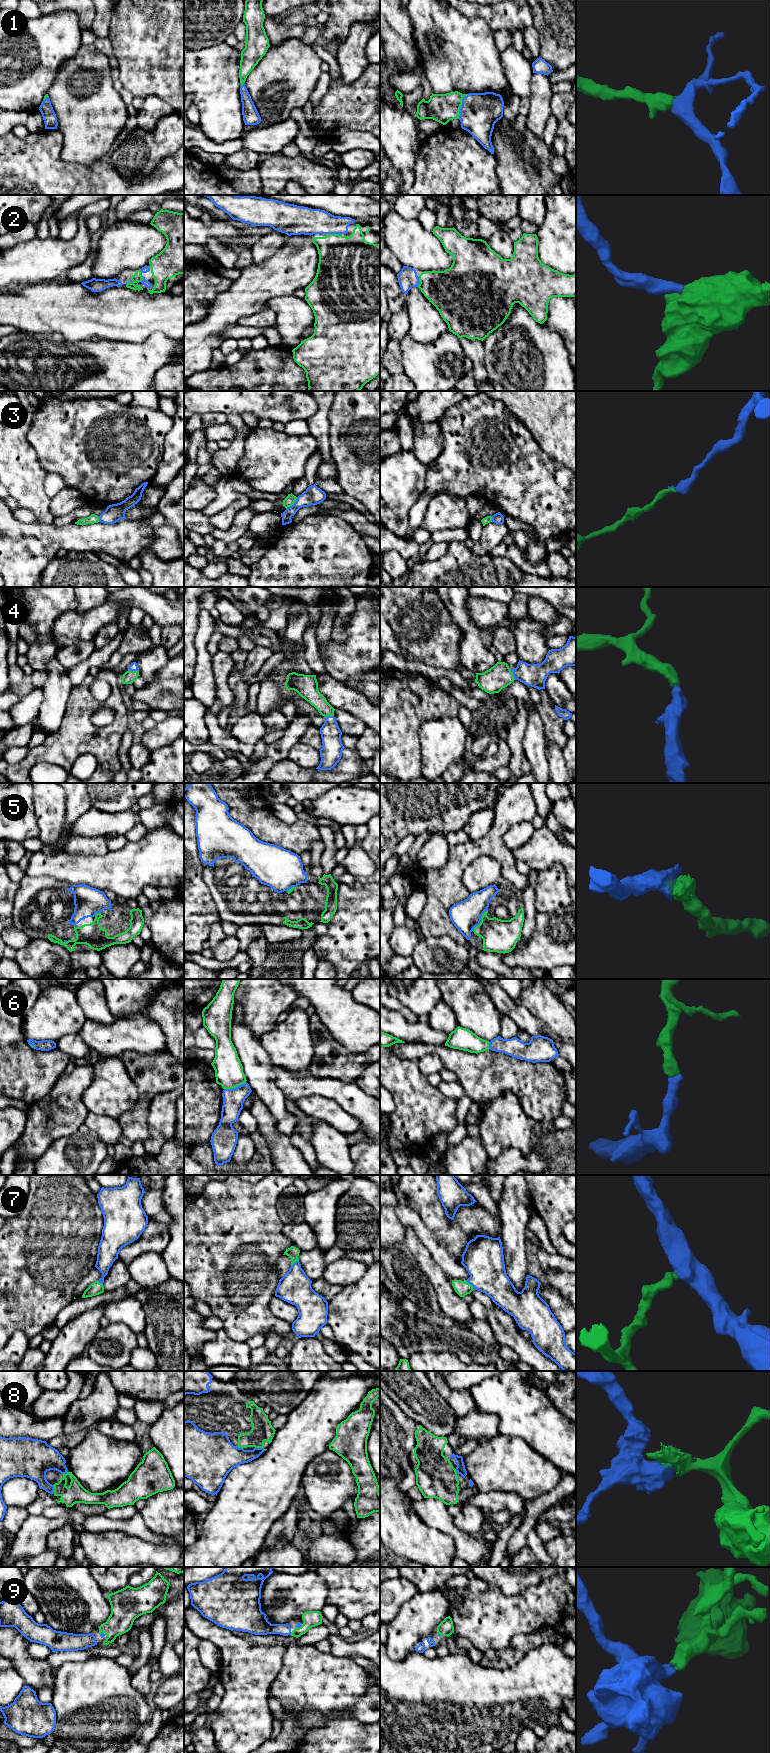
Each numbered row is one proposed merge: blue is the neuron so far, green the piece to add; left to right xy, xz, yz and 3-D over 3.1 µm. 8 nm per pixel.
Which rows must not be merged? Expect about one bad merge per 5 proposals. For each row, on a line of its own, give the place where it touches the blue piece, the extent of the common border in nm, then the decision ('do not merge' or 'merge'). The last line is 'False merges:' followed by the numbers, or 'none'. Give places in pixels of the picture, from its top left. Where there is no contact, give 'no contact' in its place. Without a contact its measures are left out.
1: yz (461, 105) | 220 nm | merge
2: xz (334, 233) | 120 nm | merge
3: xz (293, 504) | 130 nm | do not merge
4: xy (133, 670) | 90 nm | merge
5: yz (480, 920) | 200 nm | merge
6: xz (236, 1087) | 190 nm | merge
7: yz (470, 1283) | 100 nm | merge
8: xz (260, 1448) | 80 nm | merge
9: xz (290, 1633) | 30 nm | merge
False merges: 3

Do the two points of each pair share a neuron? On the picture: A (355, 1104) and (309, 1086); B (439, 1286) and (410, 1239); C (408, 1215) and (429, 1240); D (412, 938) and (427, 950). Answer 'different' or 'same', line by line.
A: same
B: same
C: same
D: different

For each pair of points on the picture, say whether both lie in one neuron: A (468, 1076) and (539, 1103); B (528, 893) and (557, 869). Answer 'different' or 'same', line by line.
A: same
B: different

